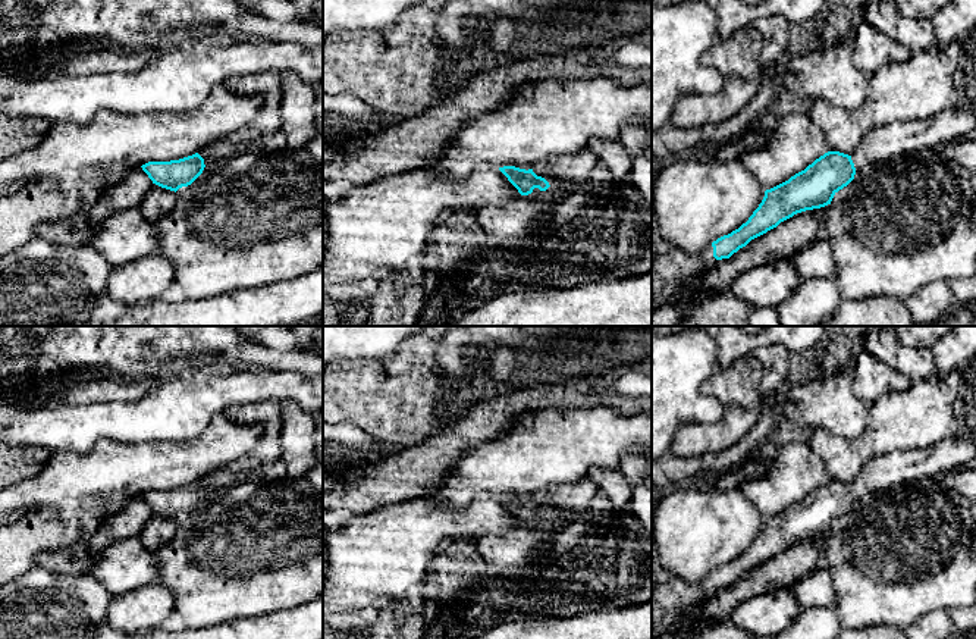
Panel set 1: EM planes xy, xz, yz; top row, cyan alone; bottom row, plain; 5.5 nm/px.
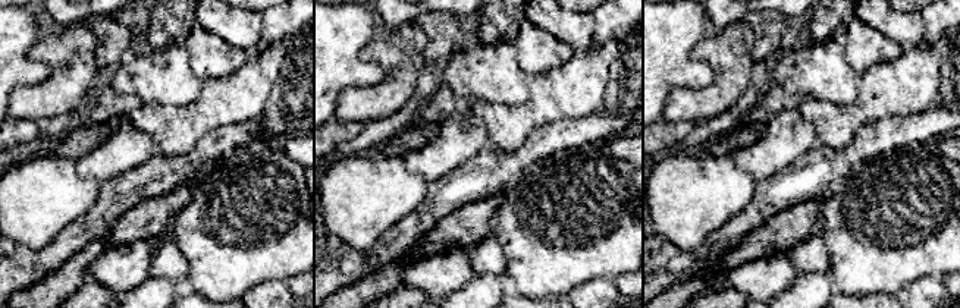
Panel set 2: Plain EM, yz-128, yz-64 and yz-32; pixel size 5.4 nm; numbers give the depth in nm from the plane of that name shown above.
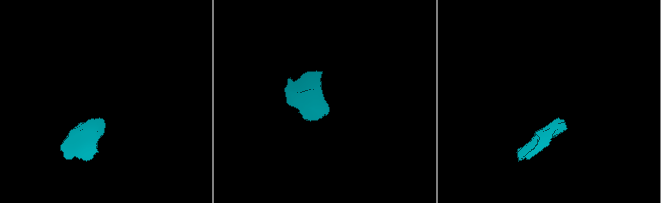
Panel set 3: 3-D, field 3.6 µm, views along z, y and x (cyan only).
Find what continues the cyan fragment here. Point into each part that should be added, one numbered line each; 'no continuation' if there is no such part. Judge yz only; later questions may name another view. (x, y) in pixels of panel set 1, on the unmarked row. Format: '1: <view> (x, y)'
1: yz (890, 470)
2: yz (671, 601)

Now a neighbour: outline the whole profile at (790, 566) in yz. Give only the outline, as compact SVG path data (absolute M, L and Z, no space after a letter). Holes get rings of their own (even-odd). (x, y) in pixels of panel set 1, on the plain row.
M819 538L797 542L751 568L729 588L719 589L704 605L688 611L677 626L685 623L709 626L728 620L731 613L744 601L760 593L790 589L820 564L822 541Z

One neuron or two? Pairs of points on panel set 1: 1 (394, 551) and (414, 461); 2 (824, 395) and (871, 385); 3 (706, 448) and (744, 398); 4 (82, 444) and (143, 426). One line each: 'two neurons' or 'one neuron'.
1: two neurons
2: two neurons
3: one neuron
4: one neuron

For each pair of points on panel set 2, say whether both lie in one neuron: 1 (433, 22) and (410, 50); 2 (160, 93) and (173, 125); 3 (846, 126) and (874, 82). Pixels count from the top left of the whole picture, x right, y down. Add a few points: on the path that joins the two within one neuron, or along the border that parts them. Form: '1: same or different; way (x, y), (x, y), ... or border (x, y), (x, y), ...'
1: different; border (416, 21), (427, 38), (424, 50), (426, 63)
2: different; border (197, 98), (181, 106), (153, 106)
3: same; way (856, 116), (871, 101), (872, 93)

